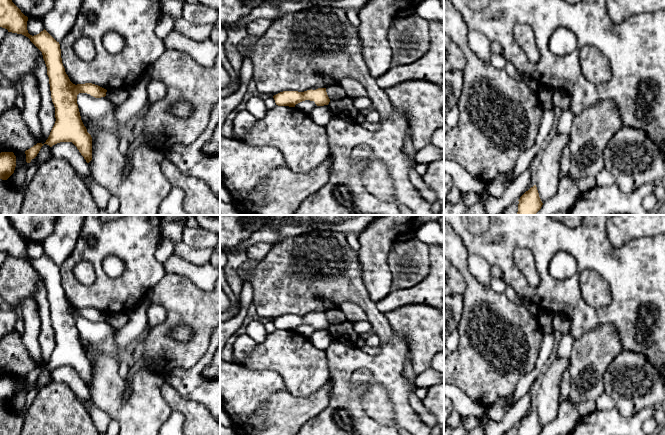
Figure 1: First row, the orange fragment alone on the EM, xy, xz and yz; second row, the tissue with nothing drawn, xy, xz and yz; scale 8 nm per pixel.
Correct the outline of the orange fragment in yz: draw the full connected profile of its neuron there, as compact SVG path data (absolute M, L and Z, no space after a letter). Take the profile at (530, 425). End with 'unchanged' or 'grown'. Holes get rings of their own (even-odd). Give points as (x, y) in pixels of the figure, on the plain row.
M536 409L526 415L518 425L518 435L539 435L543 429Z; unchanged

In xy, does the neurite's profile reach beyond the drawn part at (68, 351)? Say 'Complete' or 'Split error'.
Complete

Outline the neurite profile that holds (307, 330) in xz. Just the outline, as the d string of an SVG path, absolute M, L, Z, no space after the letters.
M305 324L295 329L295 331L306 338L310 337L317 329L314 325Z

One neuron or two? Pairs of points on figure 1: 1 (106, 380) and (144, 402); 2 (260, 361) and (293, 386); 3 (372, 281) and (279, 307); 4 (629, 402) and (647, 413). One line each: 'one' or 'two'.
1: one
2: one
3: two
4: two

